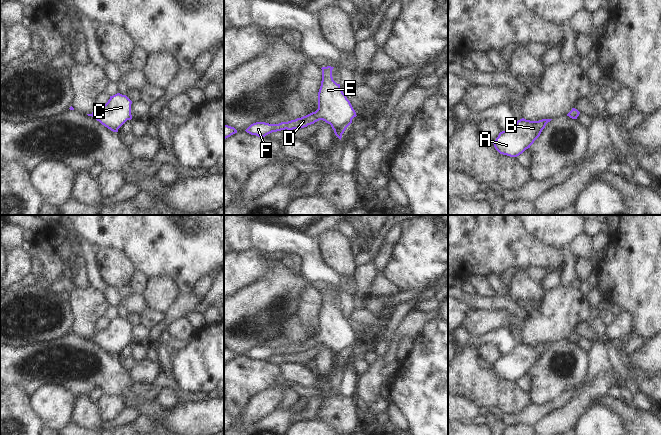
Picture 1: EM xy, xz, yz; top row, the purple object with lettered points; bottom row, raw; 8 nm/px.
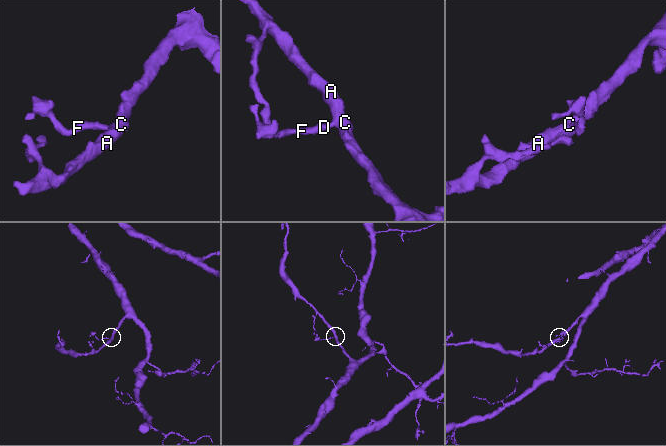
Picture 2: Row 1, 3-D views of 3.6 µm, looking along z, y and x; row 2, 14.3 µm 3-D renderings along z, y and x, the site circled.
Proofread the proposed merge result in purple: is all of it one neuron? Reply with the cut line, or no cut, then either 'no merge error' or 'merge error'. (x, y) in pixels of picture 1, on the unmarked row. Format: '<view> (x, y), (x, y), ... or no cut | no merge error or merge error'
no cut | no merge error

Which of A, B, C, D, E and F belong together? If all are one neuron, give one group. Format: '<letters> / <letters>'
A B C D E F

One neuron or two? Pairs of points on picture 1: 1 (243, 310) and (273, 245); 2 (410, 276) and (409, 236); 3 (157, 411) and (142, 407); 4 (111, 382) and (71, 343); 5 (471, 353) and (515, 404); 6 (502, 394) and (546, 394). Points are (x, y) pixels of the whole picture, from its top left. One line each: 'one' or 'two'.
1: two
2: one
3: one
4: one
5: one
6: two

